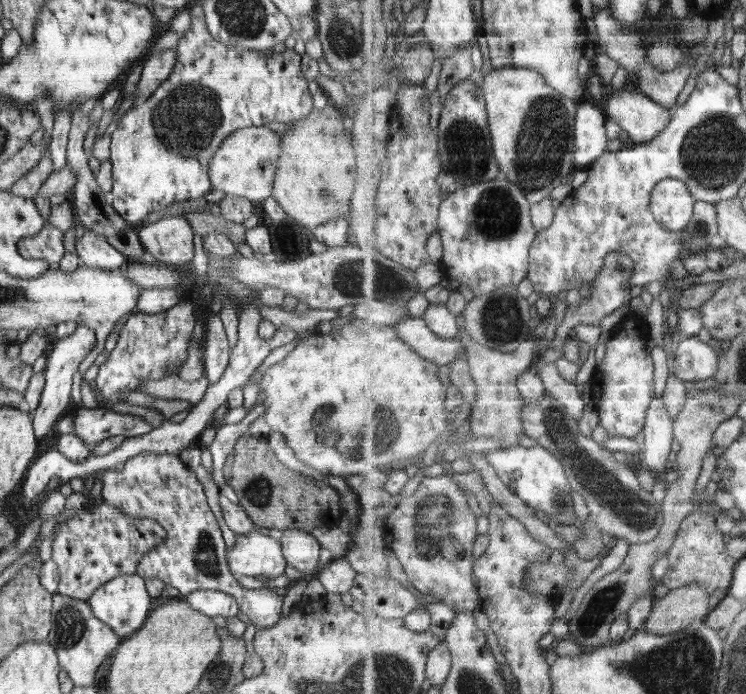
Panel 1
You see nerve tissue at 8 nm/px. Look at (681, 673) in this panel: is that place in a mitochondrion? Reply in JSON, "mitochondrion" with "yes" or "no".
{"mitochondrion":"yes"}

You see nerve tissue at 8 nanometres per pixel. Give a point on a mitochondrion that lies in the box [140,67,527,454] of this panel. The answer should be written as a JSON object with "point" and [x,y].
{"point":[186,120]}

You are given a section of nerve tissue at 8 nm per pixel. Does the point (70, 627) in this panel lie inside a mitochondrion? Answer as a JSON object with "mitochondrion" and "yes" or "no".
{"mitochondrion":"yes"}

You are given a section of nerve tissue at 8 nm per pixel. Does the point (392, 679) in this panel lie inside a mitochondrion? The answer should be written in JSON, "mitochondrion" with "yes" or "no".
{"mitochondrion":"yes"}

